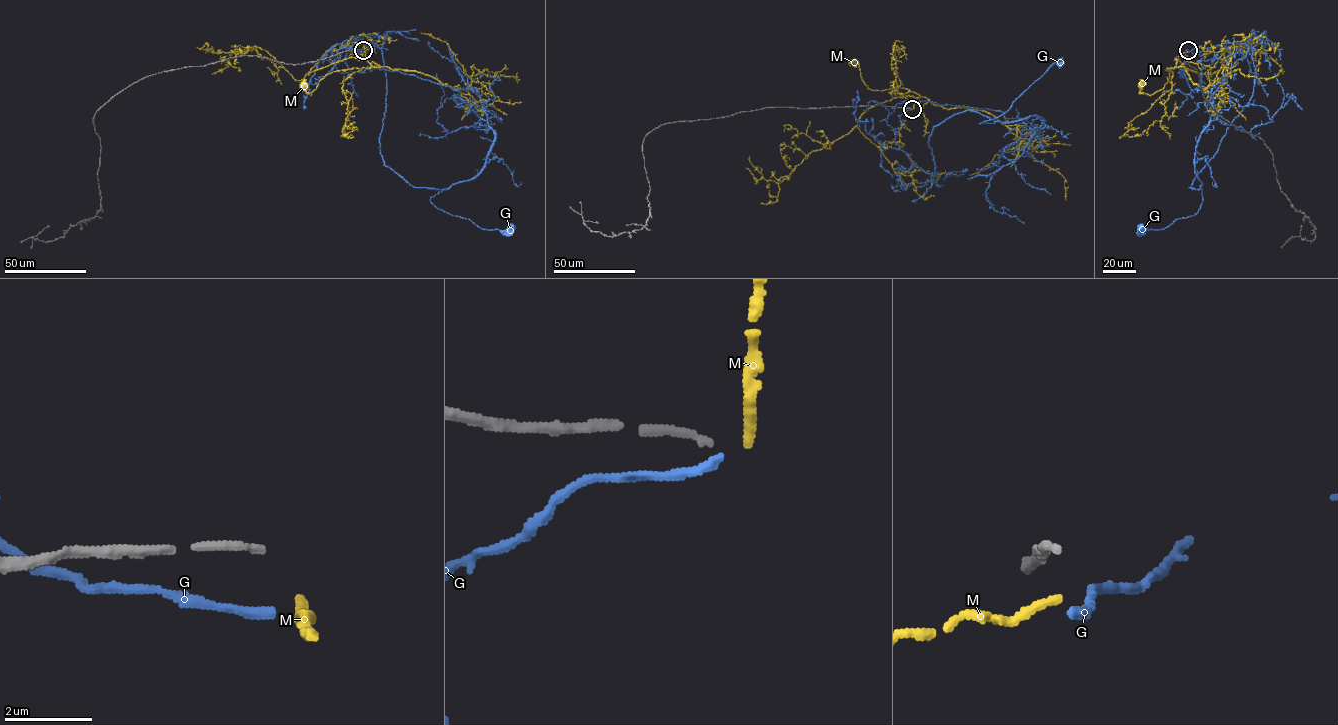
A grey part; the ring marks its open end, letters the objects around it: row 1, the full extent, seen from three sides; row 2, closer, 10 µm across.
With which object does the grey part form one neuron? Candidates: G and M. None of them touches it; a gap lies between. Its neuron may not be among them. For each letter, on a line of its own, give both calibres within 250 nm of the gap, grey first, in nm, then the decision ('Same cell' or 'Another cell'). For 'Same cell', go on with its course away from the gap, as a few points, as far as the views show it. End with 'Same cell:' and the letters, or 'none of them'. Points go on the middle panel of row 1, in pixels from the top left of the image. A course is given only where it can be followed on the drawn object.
G: Thickness 180 nm (grey) against 240 nm. Another cell
M: Thickness 180 nm (grey) against 200 nm. Another cell
Same cell: none of them

